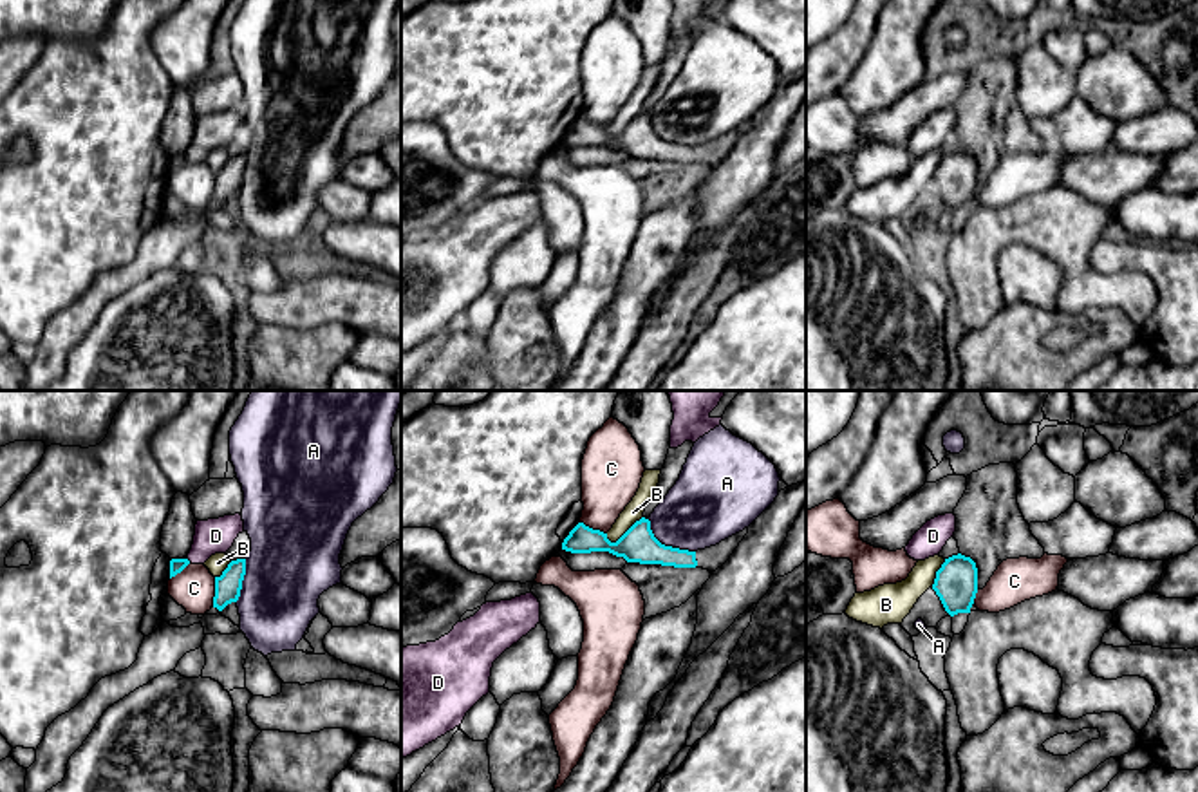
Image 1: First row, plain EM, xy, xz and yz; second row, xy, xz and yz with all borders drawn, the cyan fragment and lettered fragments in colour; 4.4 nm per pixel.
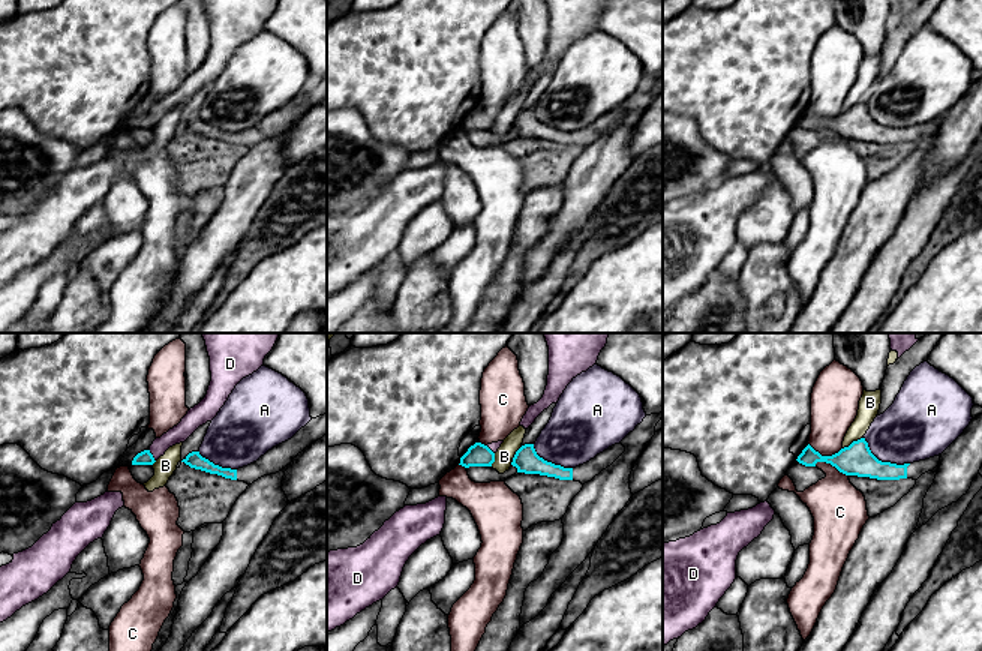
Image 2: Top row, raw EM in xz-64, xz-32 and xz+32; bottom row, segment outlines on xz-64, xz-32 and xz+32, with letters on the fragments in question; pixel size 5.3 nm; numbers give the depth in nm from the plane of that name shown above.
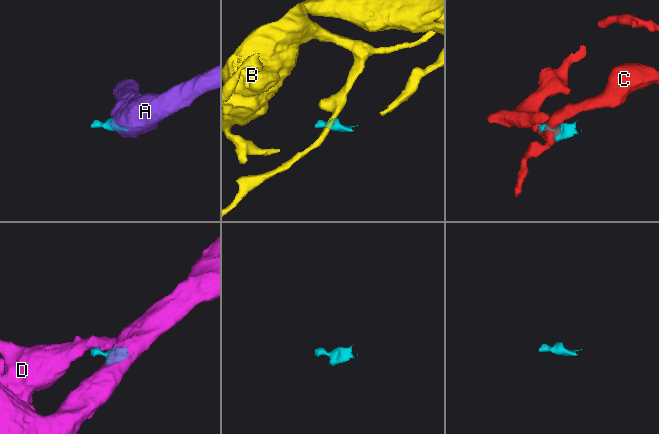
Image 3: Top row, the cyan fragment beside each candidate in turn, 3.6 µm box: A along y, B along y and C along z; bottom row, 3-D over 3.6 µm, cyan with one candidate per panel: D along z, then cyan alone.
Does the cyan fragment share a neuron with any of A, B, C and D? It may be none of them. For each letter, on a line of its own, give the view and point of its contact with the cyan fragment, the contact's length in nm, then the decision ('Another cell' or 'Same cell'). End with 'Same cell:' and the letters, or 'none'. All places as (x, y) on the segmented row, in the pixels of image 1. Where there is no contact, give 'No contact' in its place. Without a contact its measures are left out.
A: Touches cyan at xz (667, 546). Shared border 260 nm. Another cell
B: Touches cyan at xz (626, 532). Shared border 190 nm. Another cell
C: Touches cyan at xy (215, 592). Shared border 130 nm. Another cell
D: No contact. Another cell
Same cell: none

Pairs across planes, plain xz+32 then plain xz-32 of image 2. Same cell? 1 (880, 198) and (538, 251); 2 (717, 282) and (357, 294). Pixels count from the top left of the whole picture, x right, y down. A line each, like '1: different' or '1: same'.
1: different
2: different

